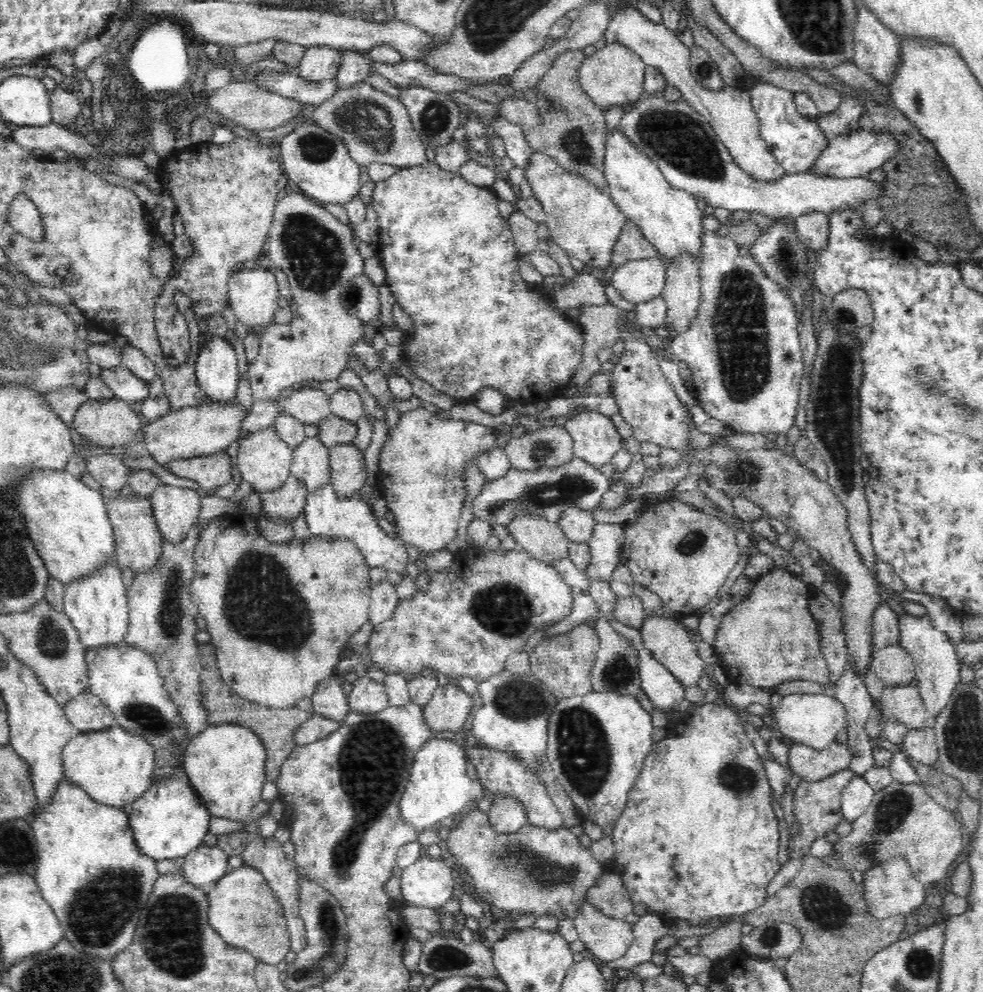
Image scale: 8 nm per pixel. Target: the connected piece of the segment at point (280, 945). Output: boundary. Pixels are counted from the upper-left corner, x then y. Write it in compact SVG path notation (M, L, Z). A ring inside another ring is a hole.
M243 864L229 870L207 889L209 924L233 948L246 950L266 964L276 965L291 952L291 939L282 903L257 868Z

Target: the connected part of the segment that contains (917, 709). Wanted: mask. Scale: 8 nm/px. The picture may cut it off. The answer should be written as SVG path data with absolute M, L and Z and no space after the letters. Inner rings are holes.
M884 687L881 700L887 707L887 716L900 721L909 729L924 728L930 718L918 687Z

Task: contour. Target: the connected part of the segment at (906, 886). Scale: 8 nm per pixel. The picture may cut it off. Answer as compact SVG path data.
M898 855L874 865L863 874L863 895L870 914L879 920L906 915L917 910L926 897L926 887L914 876L908 861Z

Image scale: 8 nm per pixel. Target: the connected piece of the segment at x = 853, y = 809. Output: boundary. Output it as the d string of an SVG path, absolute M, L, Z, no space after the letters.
M854 775L842 789L841 809L844 819L854 822L870 806L875 790L862 775Z

